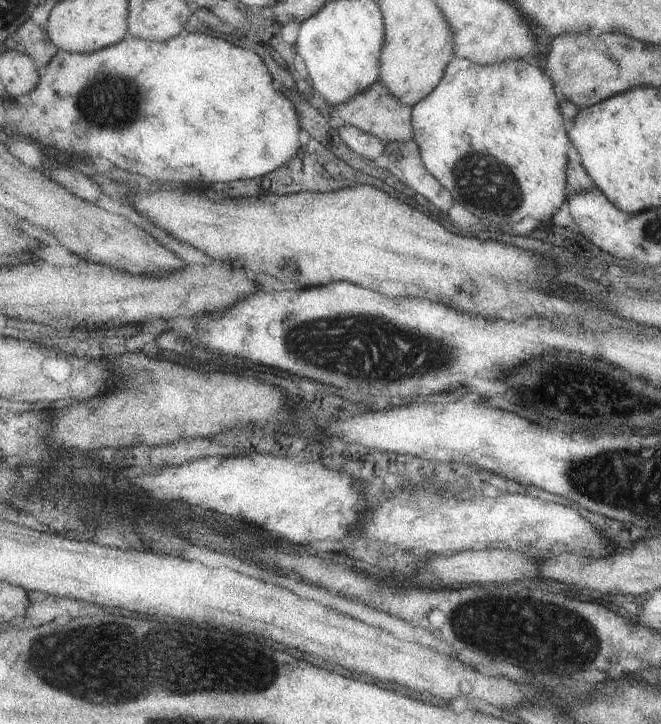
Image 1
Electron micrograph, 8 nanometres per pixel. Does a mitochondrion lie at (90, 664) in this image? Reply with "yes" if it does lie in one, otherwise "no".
yes

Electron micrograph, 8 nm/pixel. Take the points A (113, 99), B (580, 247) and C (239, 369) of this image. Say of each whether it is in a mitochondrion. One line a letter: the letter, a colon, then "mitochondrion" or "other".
A: mitochondrion
B: other
C: other

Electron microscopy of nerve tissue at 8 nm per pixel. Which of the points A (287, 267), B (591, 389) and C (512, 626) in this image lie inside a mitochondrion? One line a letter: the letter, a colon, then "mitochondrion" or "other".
A: mitochondrion
B: mitochondrion
C: mitochondrion

